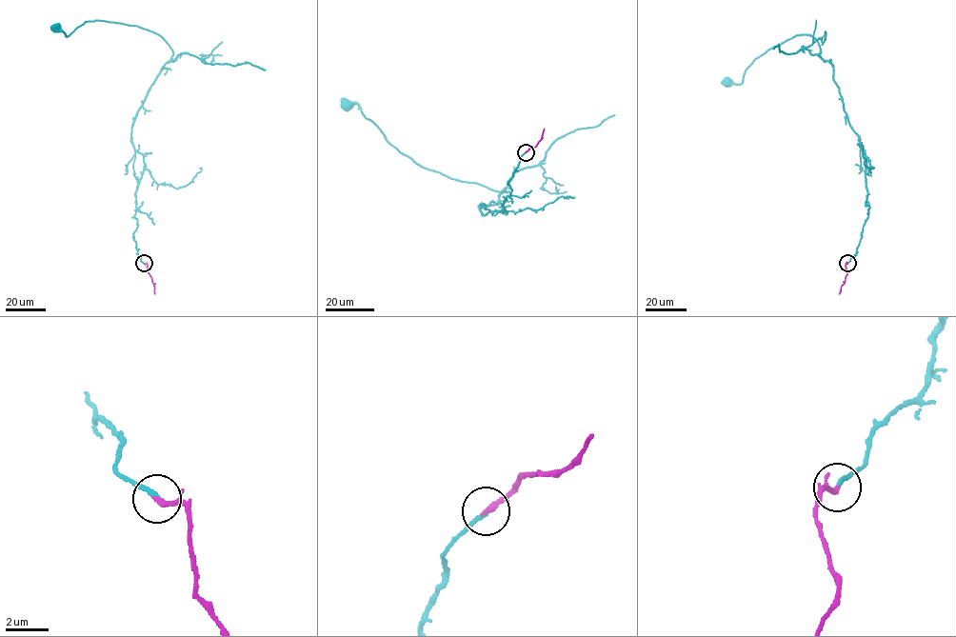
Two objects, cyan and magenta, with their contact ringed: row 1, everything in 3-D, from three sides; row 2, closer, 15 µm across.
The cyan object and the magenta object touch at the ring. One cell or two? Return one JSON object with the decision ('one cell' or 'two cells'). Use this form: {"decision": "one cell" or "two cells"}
{"decision": "one cell"}

